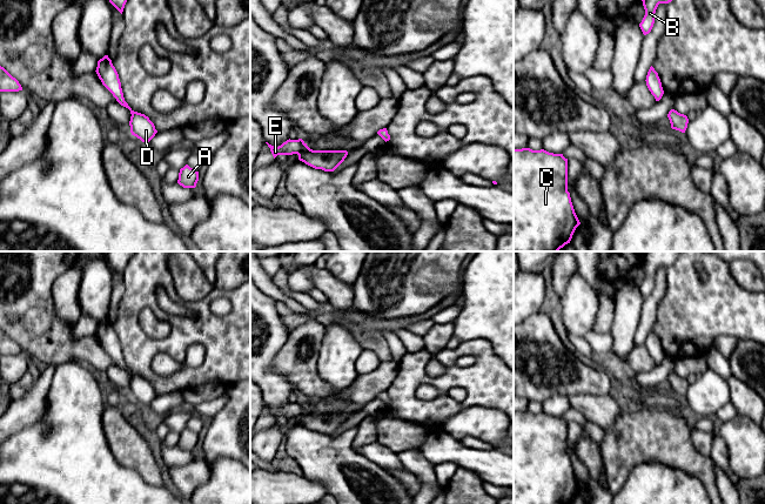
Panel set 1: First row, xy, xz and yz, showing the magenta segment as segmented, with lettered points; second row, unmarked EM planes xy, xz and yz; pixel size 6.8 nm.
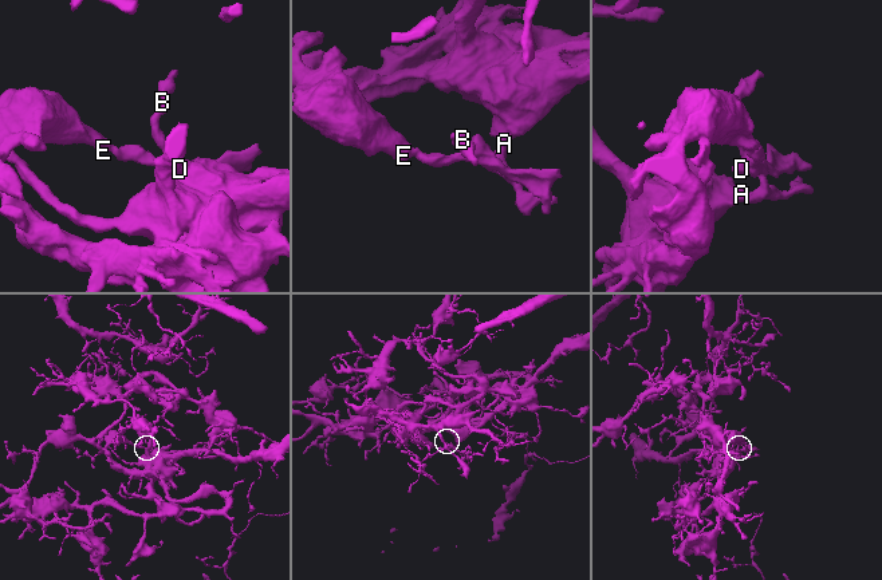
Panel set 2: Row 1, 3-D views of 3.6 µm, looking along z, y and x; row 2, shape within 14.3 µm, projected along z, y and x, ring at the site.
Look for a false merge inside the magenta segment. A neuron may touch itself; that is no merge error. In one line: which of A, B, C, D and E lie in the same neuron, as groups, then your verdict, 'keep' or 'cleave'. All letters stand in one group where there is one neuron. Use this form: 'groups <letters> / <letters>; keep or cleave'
groups A C D / B E; cleave

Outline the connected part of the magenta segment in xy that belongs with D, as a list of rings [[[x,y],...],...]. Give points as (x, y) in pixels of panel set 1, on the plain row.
[[[126,364],[119,367],[130,374],[129,389],[132,398],[136,399],[142,405],[149,405],[157,396],[154,387],[145,377],[134,375]]]

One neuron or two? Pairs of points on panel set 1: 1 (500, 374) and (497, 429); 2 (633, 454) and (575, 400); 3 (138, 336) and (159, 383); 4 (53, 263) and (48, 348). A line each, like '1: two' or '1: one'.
1: two
2: two
3: one
4: one

